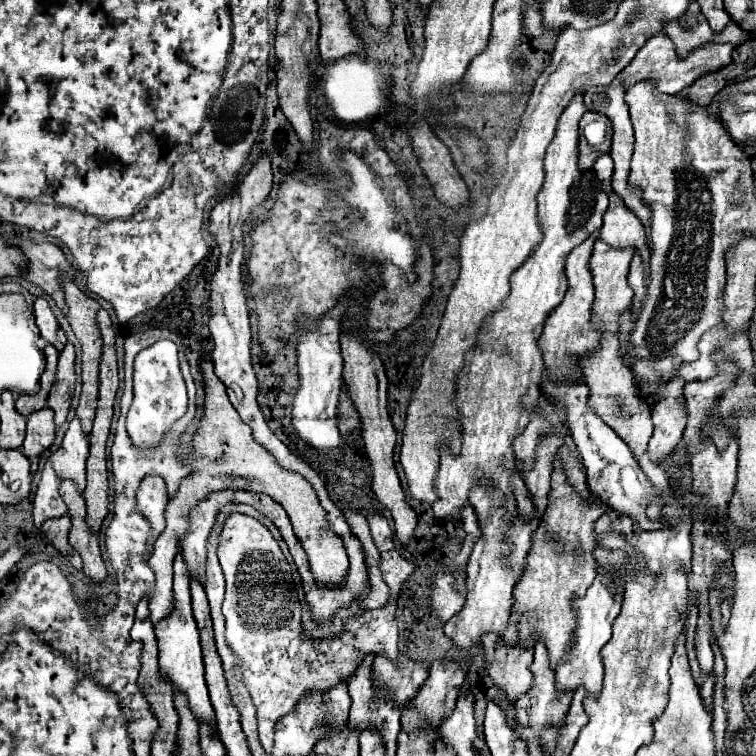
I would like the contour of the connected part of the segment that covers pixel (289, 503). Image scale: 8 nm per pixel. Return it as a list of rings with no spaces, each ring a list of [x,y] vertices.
[[[209,356],[199,358],[199,370],[205,382],[205,402],[203,402],[205,412],[191,438],[193,452],[187,456],[191,474],[181,480],[177,492],[169,498],[167,508],[165,508],[167,528],[157,538],[155,550],[147,562],[155,574],[155,592],[149,600],[153,624],[165,618],[173,608],[173,588],[171,588],[173,586],[173,558],[179,550],[179,544],[183,542],[183,536],[187,534],[189,512],[193,510],[195,504],[199,504],[213,490],[241,488],[241,490],[251,490],[251,492],[267,492],[271,498],[283,504],[283,508],[287,510],[291,518],[293,530],[309,556],[311,572],[319,582],[339,586],[349,568],[345,546],[341,538],[329,530],[329,522],[325,520],[325,510],[321,508],[311,484],[295,472],[281,470],[277,460],[253,440],[251,428],[239,418],[237,410],[231,406],[227,392],[225,392],[225,384],[215,376],[213,362]]]

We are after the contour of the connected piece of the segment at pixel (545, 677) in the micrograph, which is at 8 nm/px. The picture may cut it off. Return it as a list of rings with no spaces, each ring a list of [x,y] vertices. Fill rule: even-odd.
[[[537,642],[535,660],[529,670],[533,674],[533,684],[529,692],[519,696],[517,722],[531,726],[535,732],[541,732],[545,724],[561,726],[573,694],[559,694],[555,690],[555,672],[549,666],[549,652],[543,642]]]

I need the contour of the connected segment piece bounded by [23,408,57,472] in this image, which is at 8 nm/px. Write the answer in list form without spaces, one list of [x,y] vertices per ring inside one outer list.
[[[43,408],[27,418],[27,436],[23,442],[23,454],[31,460],[31,470],[37,470],[39,456],[53,444],[55,440],[55,422],[53,412]]]

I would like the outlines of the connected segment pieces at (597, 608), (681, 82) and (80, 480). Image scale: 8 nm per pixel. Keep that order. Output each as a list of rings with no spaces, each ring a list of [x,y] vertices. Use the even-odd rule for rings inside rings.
[[[597,572],[597,578],[593,580],[591,588],[583,598],[575,598],[575,612],[577,612],[577,626],[575,626],[575,636],[569,648],[567,658],[557,666],[557,690],[577,690],[577,686],[585,686],[587,694],[597,696],[601,682],[603,682],[603,662],[601,662],[601,648],[609,642],[611,638],[611,624],[621,612],[621,602],[623,594],[613,594],[609,584],[613,578],[607,578],[607,572]]]
[[[659,32],[655,36],[651,36],[651,40],[647,40],[647,44],[637,52],[637,56],[631,60],[631,64],[621,72],[617,74],[617,78],[613,82],[617,82],[619,86],[623,86],[625,90],[631,88],[633,84],[637,82],[643,82],[643,80],[651,80],[657,84],[659,92],[665,92],[665,94],[677,94],[681,92],[683,88],[691,86],[701,74],[705,72],[711,72],[711,70],[719,70],[721,66],[727,66],[731,64],[731,52],[735,48],[731,44],[705,44],[703,48],[695,50],[689,54],[689,58],[685,60],[679,60],[677,54],[675,54],[675,48],[669,40],[669,36],[665,36],[665,32]]]
[[[73,418],[69,422],[69,430],[63,438],[63,444],[59,446],[57,452],[49,456],[55,474],[61,480],[71,480],[75,482],[77,490],[85,490],[85,462],[89,456],[89,442],[87,436],[81,430],[81,422]]]

